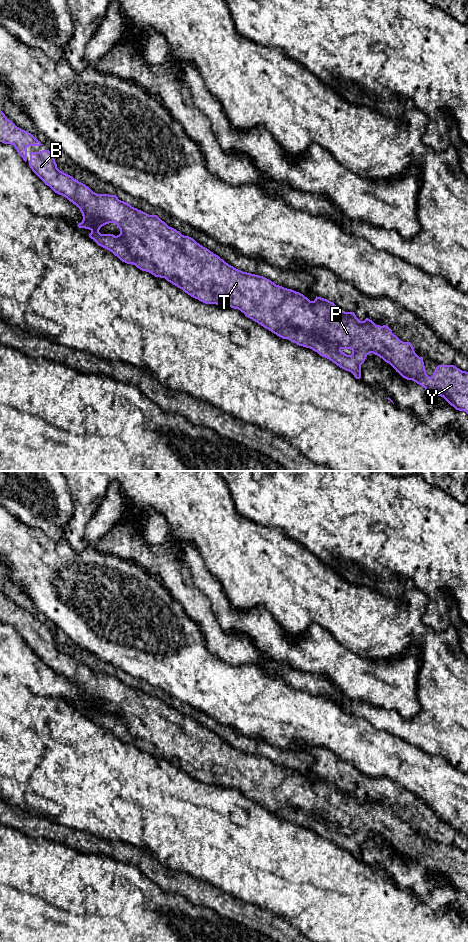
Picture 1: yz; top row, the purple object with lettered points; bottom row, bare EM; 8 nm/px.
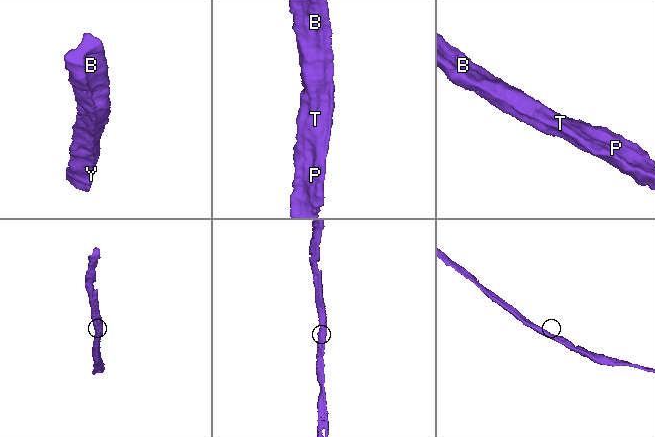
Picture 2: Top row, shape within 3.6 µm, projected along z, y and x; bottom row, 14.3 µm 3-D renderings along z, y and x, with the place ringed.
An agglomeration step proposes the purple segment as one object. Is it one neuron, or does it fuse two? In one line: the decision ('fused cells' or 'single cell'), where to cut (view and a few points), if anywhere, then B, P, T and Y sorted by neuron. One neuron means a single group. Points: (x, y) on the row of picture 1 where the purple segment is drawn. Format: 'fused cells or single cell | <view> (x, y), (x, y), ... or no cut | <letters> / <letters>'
single cell | no cut | B P T Y

